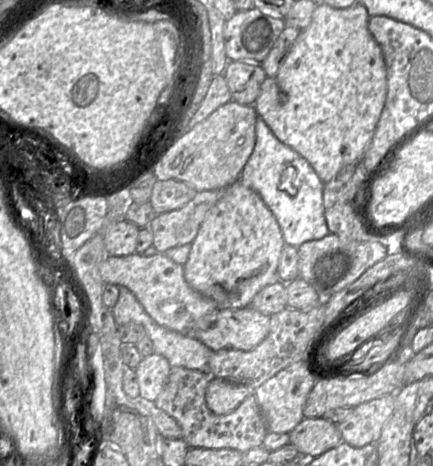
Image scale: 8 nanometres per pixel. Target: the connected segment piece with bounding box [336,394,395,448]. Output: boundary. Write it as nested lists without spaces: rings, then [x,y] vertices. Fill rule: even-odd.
[[[387,394],[353,408],[352,413],[336,424],[343,442],[353,447],[377,444],[383,426],[393,414],[395,395]]]

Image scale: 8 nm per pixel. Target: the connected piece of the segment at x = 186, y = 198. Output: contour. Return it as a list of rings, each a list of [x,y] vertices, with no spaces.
[[[159,180],[154,184],[149,203],[156,215],[178,210],[191,201],[197,191],[187,184],[174,180]]]

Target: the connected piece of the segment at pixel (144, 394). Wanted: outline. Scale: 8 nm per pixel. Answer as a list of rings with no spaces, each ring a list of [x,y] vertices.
[[[153,353],[142,358],[135,368],[140,399],[147,404],[154,404],[167,384],[171,371],[168,360],[162,355]]]

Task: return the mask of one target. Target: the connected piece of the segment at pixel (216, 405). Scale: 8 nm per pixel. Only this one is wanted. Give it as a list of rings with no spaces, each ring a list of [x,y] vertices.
[[[213,377],[207,386],[205,400],[214,414],[226,415],[252,394],[254,391],[245,385]]]

